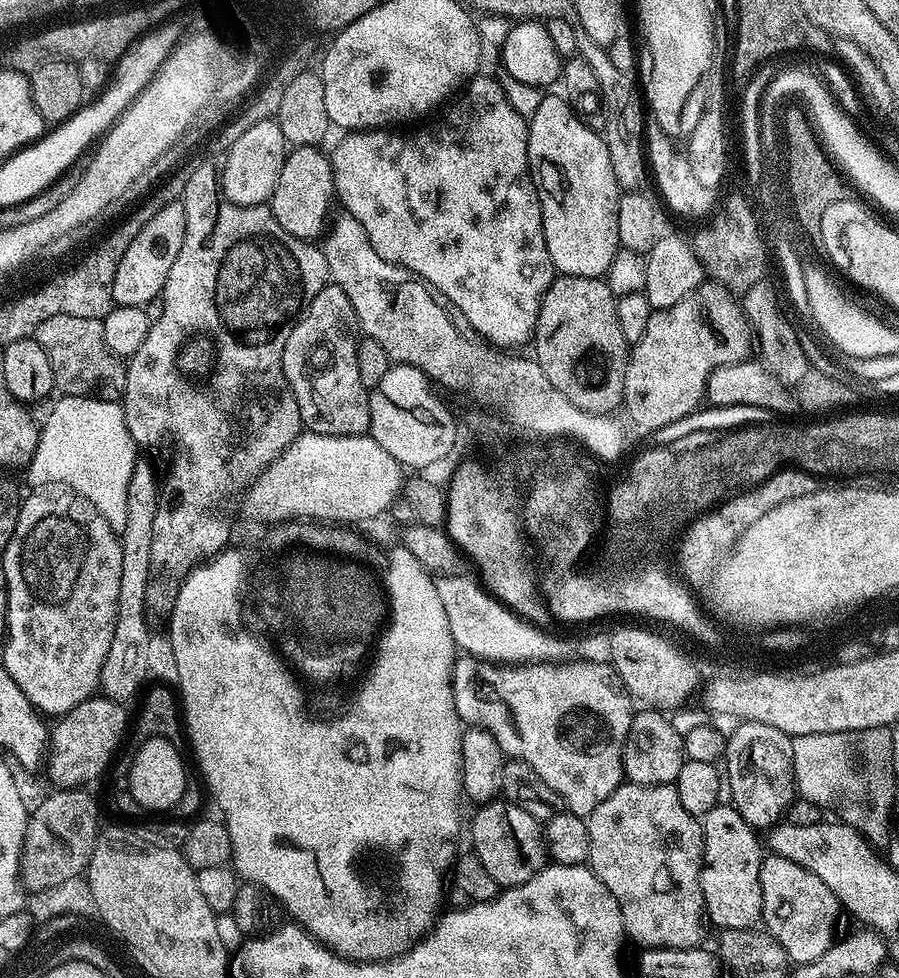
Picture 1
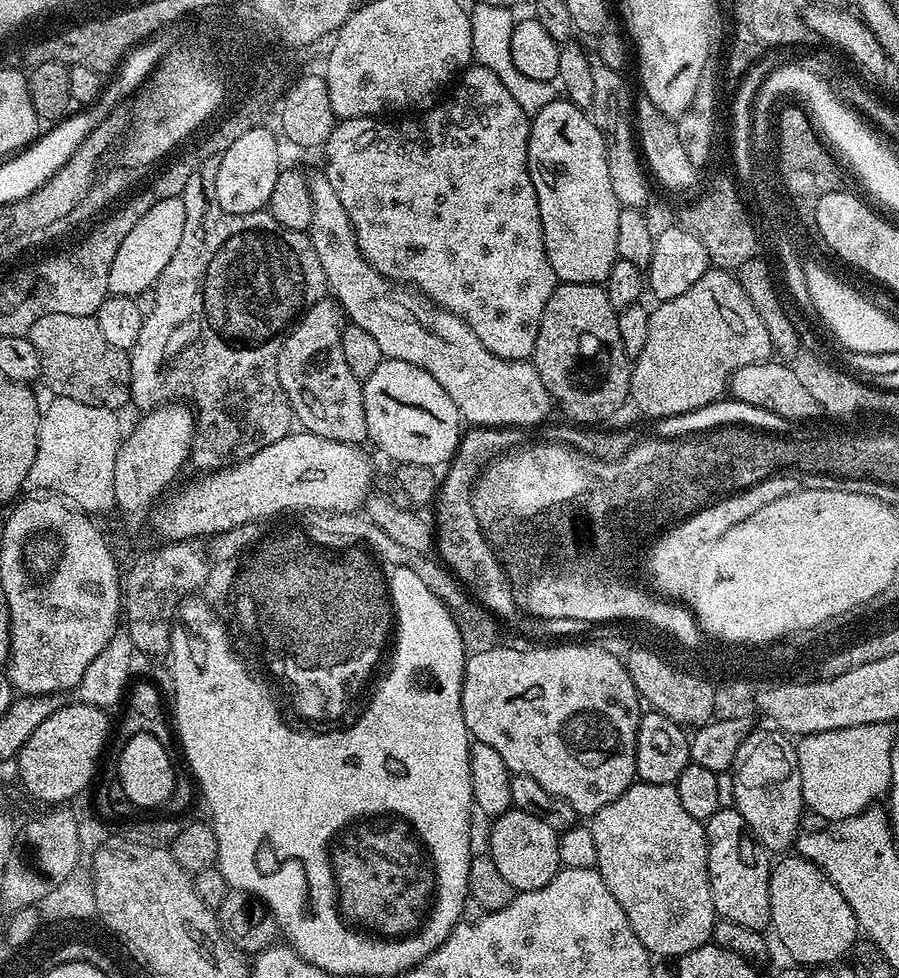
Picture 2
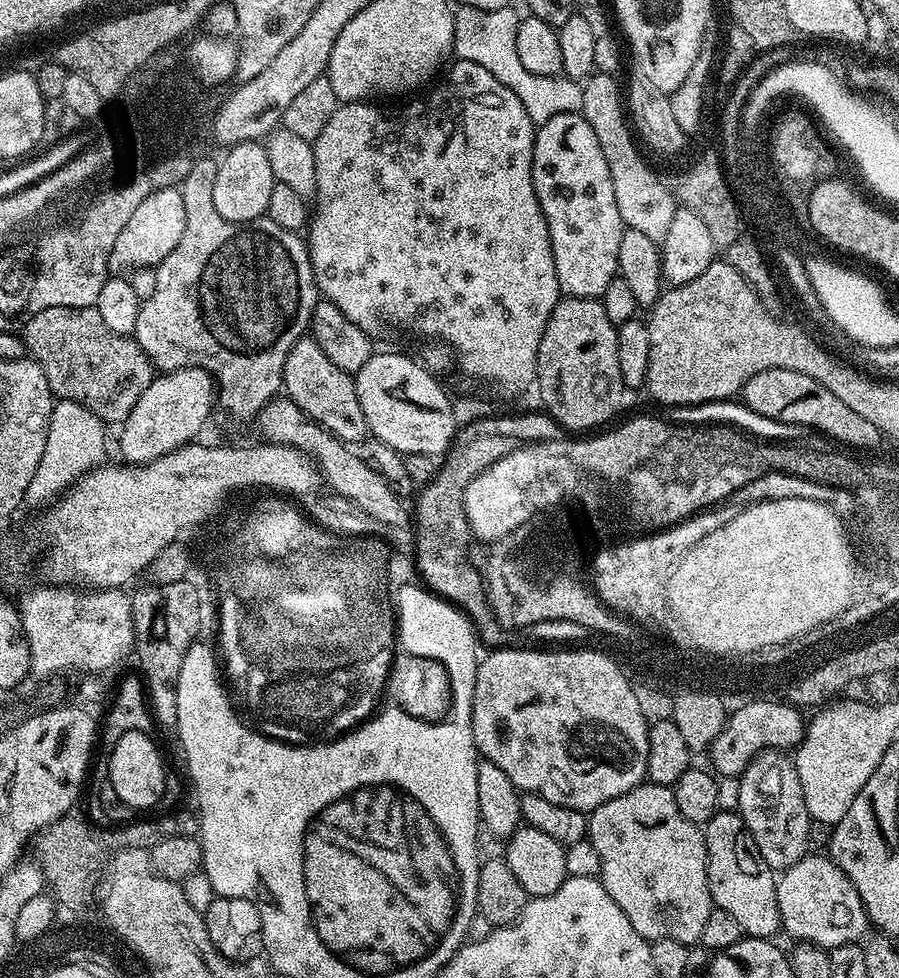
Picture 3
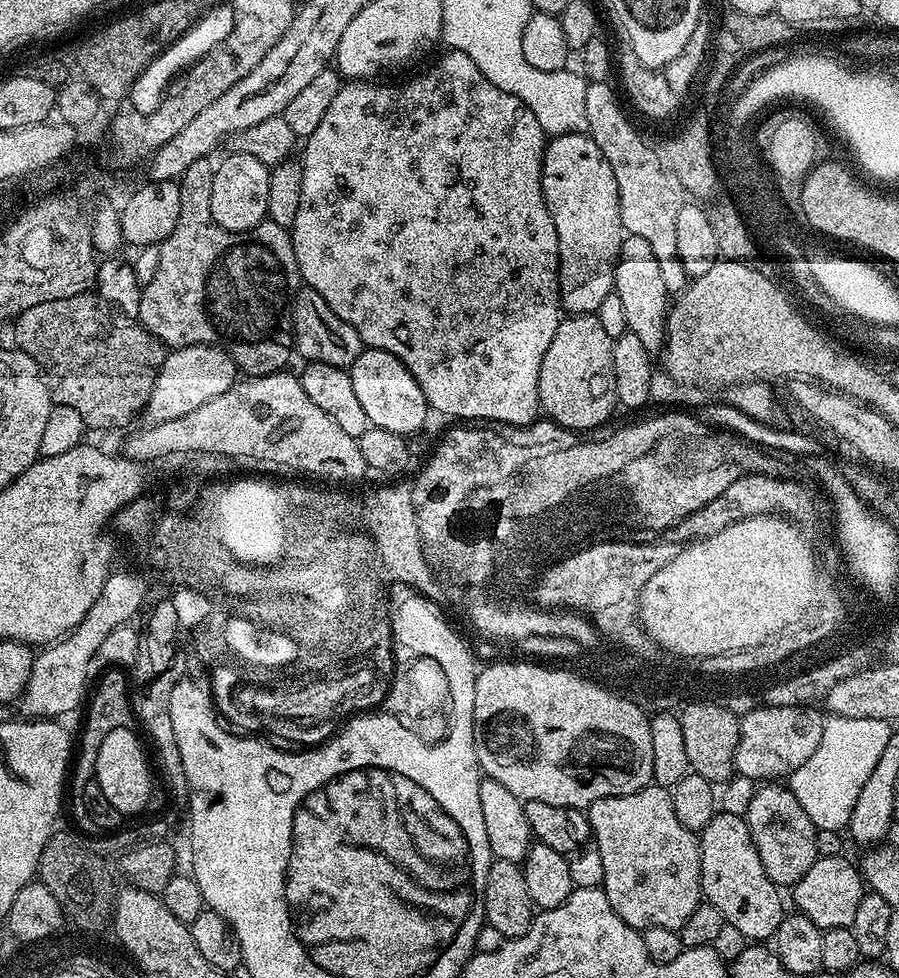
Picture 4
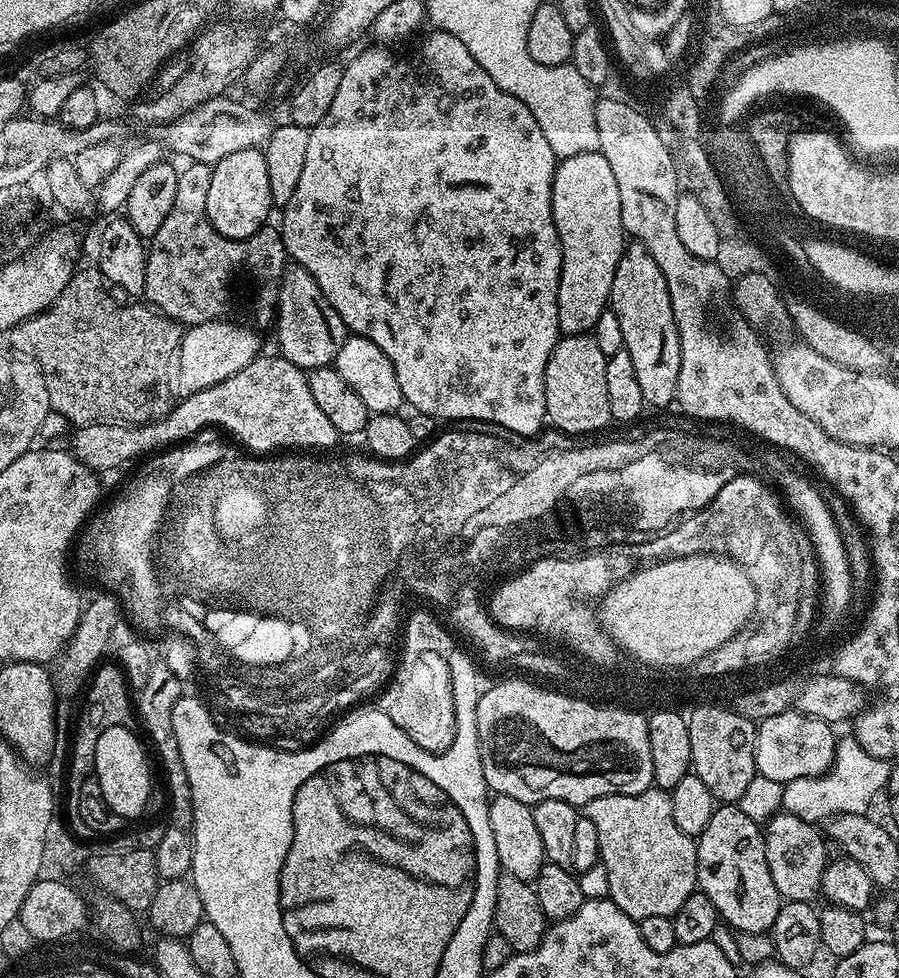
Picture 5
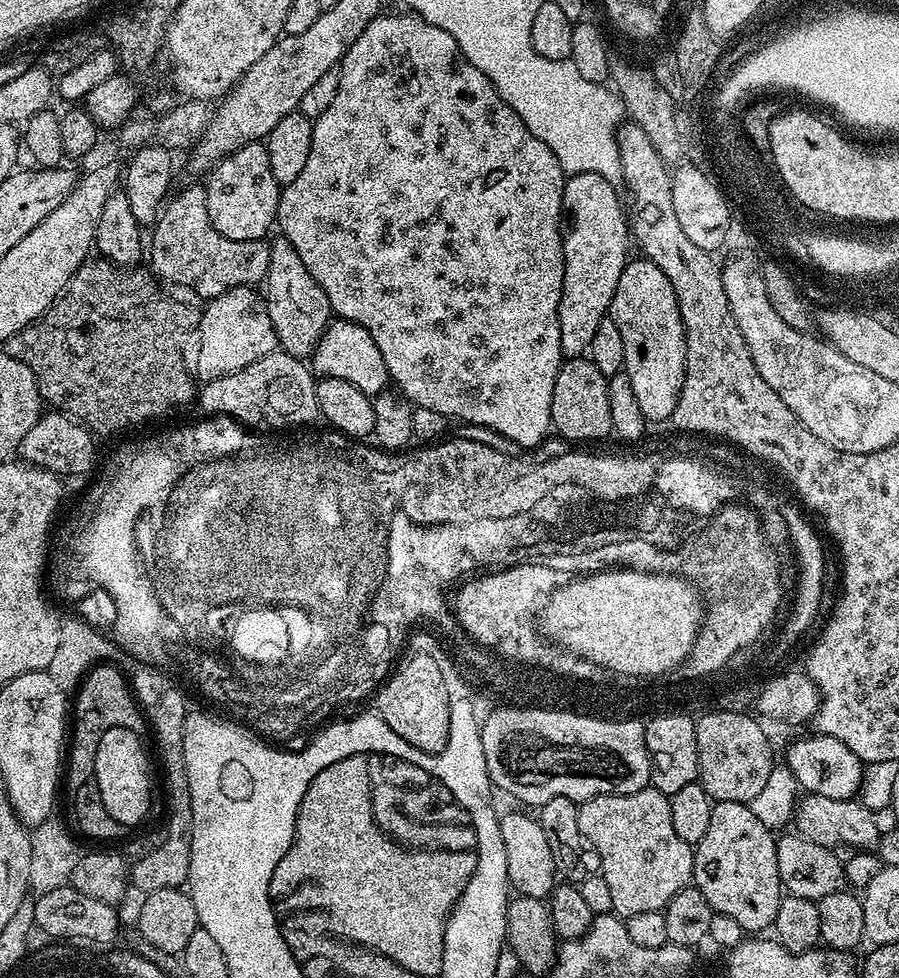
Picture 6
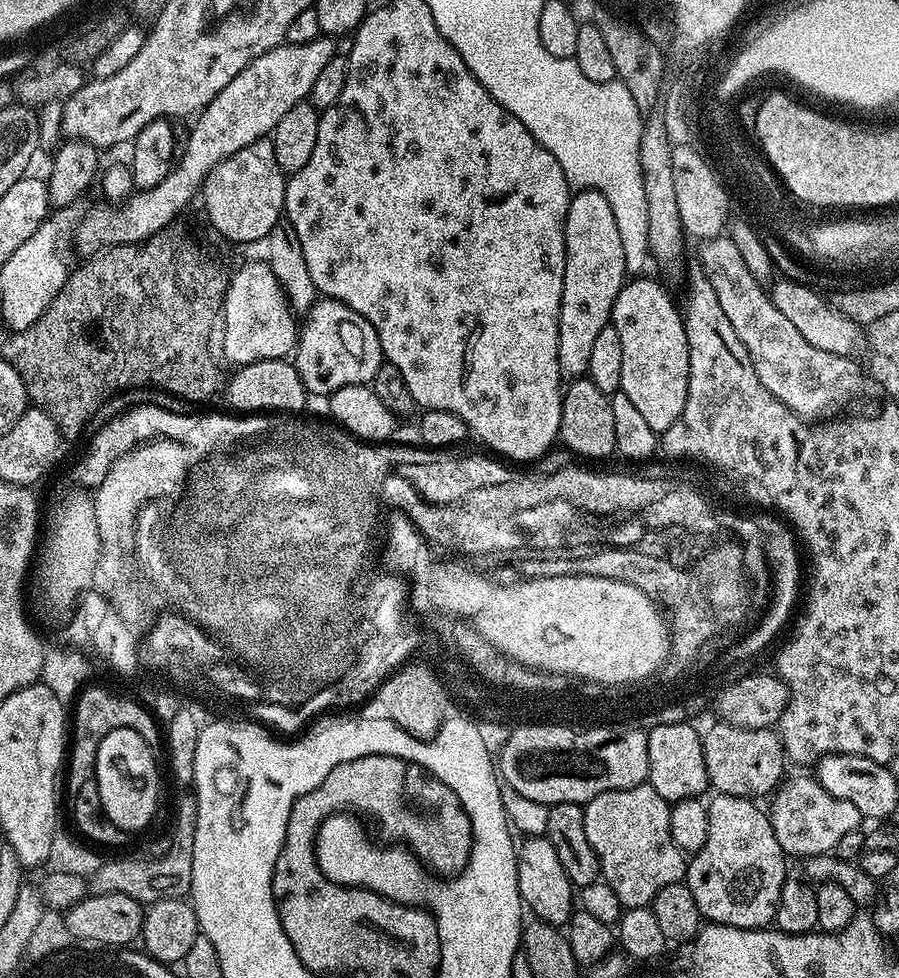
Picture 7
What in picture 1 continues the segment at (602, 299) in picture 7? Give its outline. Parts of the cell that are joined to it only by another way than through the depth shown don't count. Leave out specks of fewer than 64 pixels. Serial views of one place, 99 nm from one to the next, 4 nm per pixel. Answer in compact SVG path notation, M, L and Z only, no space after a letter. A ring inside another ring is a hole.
M545 94L542 102L538 102L538 110L528 120L528 171L532 173L532 181L538 194L538 202L542 206L542 226L546 234L546 250L550 250L552 264L557 273L562 276L581 276L582 278L604 278L610 270L610 262L614 262L614 254L619 252L620 239L618 238L618 206L622 189L619 182L614 178L614 166L610 166L610 150L606 150L603 135L592 128L587 128L585 121L576 115L563 95Z

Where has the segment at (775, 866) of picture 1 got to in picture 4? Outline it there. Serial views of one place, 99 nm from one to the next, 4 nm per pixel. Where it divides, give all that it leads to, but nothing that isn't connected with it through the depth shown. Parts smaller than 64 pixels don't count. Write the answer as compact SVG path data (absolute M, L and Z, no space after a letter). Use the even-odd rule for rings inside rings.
M847 855L836 857L817 856L814 866L802 874L802 878L791 889L795 911L810 918L819 928L851 928L857 913L859 900L866 893L866 885L859 867L847 860Z

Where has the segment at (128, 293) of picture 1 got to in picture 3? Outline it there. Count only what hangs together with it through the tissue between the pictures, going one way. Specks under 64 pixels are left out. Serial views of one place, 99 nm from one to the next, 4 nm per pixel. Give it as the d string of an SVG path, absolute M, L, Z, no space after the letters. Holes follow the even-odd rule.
M179 187L154 190L154 194L150 194L150 198L142 198L142 202L135 208L134 214L130 214L126 226L122 226L122 234L118 234L118 242L114 242L112 264L115 267L128 268L127 270L155 269L157 264L164 261L166 254L170 254L170 250L174 250L174 246L178 246L178 241L182 239L182 230L186 230L186 206L182 202Z

